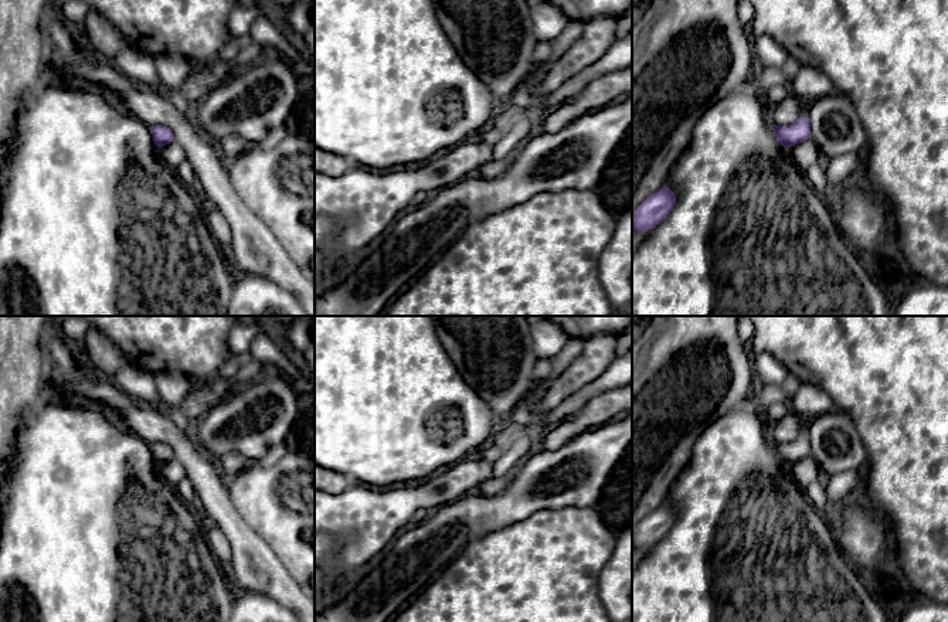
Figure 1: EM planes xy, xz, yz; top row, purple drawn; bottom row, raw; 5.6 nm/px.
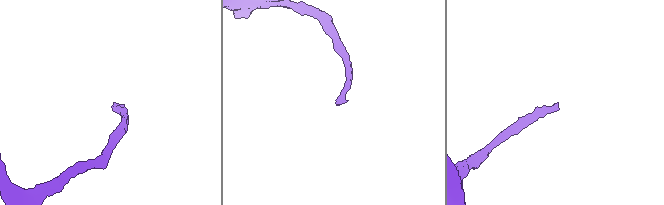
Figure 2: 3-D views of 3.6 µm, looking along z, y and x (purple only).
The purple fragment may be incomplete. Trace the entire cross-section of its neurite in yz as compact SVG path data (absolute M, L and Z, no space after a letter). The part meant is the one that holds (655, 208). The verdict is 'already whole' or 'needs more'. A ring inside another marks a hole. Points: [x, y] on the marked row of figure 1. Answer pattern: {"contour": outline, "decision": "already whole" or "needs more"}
{"contour": "M663 186L649 196L632 214L632 234L653 230L670 214L675 204L675 193Z", "decision": "already whole"}

